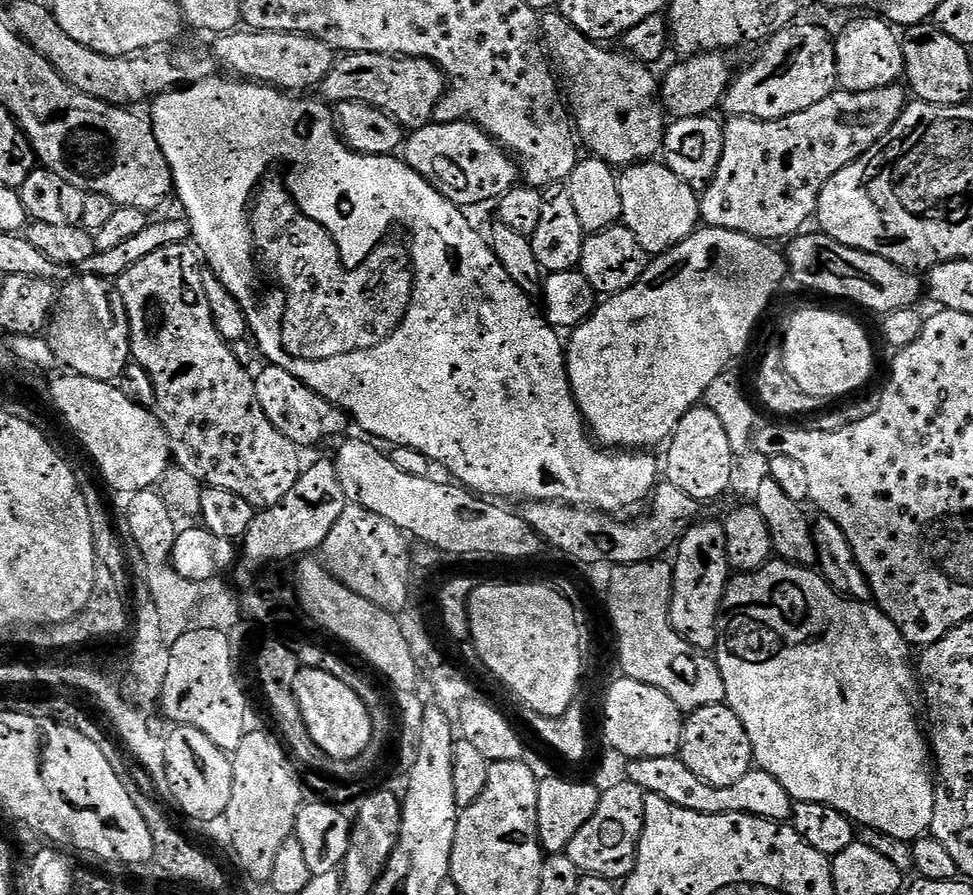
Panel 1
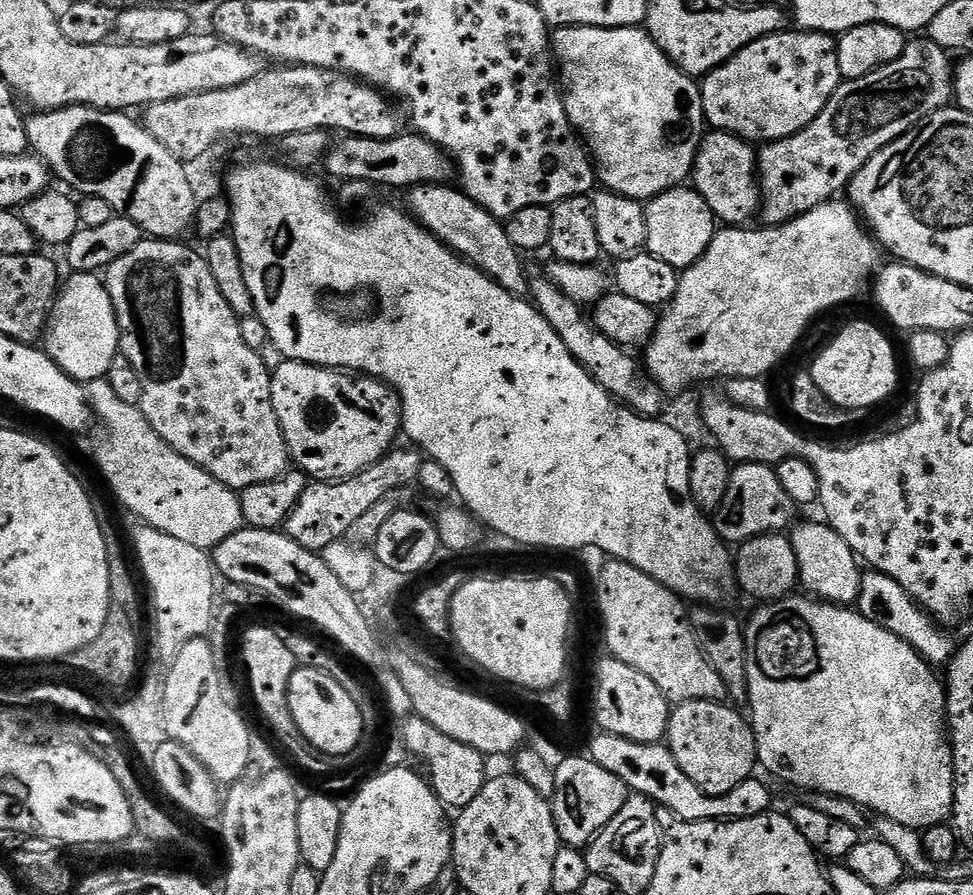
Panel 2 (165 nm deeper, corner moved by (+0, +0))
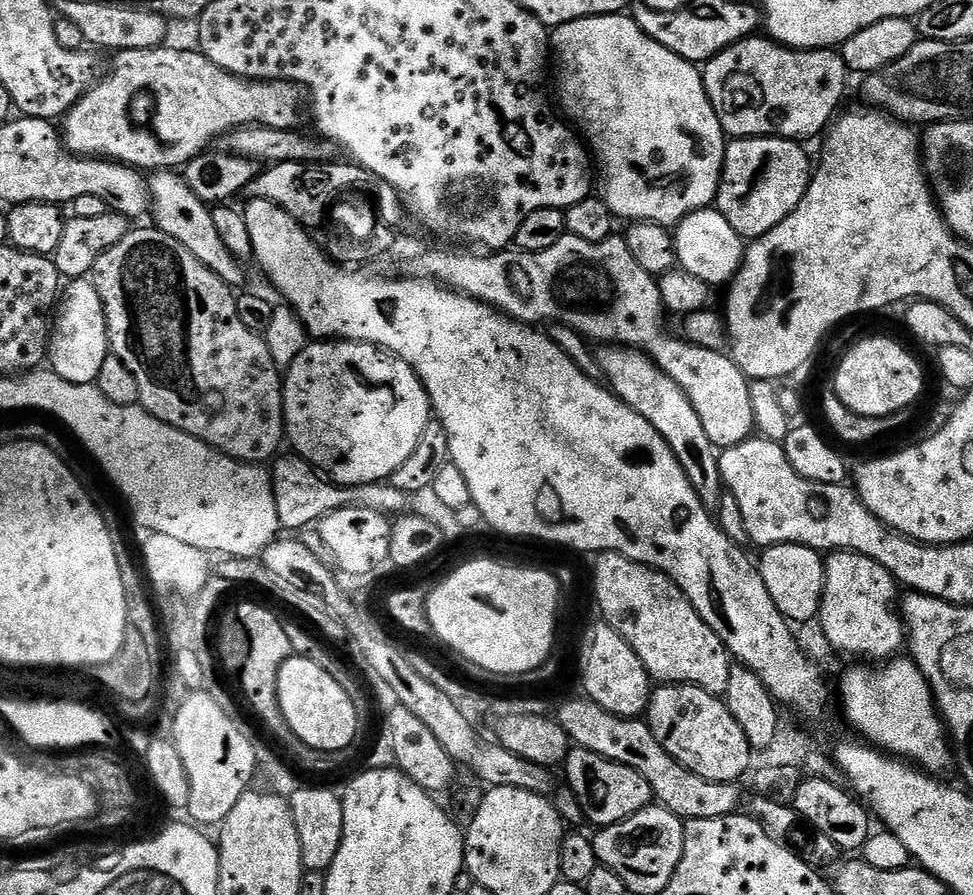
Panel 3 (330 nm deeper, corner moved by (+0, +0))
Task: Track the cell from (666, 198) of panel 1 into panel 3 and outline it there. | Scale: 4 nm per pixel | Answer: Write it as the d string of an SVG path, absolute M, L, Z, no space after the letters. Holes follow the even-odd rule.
M715 207L703 208L688 216L683 223L675 225L674 239L677 265L713 286L731 285L744 261L745 237L740 236L738 230L734 230L734 226L730 226L730 222L726 222L724 215Z

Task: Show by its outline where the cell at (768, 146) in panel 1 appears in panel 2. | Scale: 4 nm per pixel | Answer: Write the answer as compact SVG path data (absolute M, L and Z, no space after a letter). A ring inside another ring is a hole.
M927 38L909 39L908 44L904 47L904 52L894 62L890 62L886 66L882 66L878 70L874 70L870 74L866 74L862 78L854 78L853 80L844 80L838 86L838 90L834 90L834 94L830 98L830 102L826 102L826 106L822 110L822 114L818 114L818 118L814 118L814 122L810 122L810 126L806 126L798 134L794 134L790 138L782 138L781 140L774 140L763 145L764 149L759 149L758 152L758 187L760 189L760 207L758 209L758 216L765 225L775 226L778 224L785 224L794 219L795 216L802 216L805 212L814 210L819 204L824 204L827 200L839 197L841 193L847 189L848 185L852 183L852 178L858 174L858 170L862 170L862 166L866 166L866 162L874 154L878 154L878 150L882 150L890 142L894 142L900 136L904 136L915 124L925 120L931 112L936 112L940 108L951 105L954 97L952 95L952 74L954 71L954 64L949 53L945 52L943 48L939 48L933 40Z

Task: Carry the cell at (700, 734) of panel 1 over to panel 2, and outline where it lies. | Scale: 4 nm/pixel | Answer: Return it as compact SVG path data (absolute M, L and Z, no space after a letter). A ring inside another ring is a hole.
M686 700L671 709L668 718L666 747L674 754L674 762L682 766L682 774L694 782L707 796L726 794L742 781L753 775L757 767L757 742L751 723L736 710L727 708L727 703L715 700Z

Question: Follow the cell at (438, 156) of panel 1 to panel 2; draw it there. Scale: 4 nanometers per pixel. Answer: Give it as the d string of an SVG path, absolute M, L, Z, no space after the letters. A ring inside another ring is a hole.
M401 134L392 136L389 140L375 140L374 138L366 138L365 136L345 135L343 138L329 147L323 161L322 168L325 168L334 179L339 182L349 182L352 180L361 180L370 183L373 186L385 184L388 188L404 188L411 189L415 185L438 184L448 182L453 179L454 165L448 155L434 142L430 142L425 136L419 134Z

